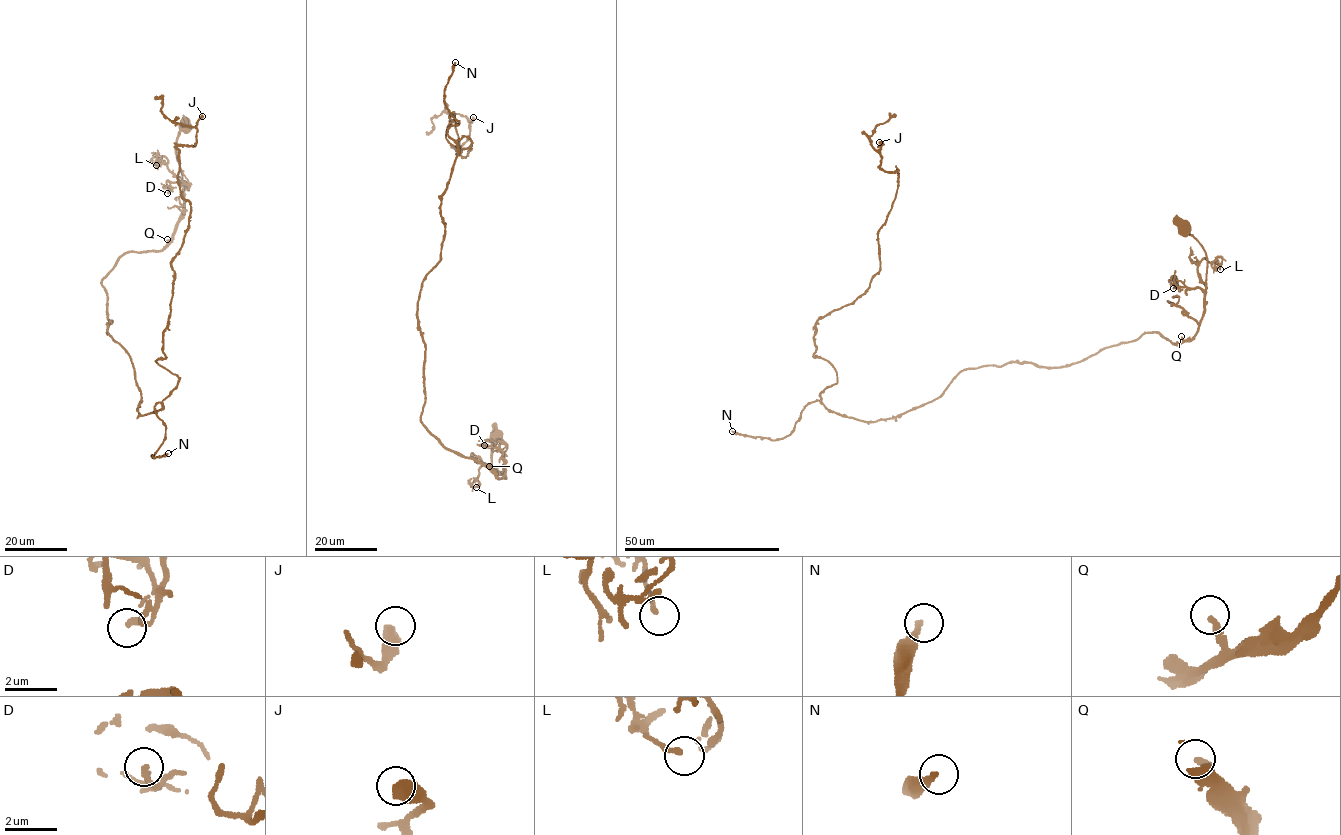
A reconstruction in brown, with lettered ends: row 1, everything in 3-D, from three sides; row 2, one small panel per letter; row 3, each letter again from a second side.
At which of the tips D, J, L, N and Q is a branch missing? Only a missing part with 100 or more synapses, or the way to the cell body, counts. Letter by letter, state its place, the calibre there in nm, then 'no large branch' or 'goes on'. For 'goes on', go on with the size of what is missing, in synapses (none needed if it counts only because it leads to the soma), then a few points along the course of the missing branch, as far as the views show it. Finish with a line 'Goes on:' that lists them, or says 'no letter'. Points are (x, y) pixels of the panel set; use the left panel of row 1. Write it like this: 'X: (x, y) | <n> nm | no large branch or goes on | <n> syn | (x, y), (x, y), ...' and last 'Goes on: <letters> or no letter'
D: (167, 193) | 200 nm | no large branch
J: (202, 116) | 550 nm | no large branch
L: (156, 165) | 180 nm | no large branch
N: (168, 453) | 280 nm | goes on | 120 syn
Q: (167, 239) | 240 nm | no large branch
Goes on: N

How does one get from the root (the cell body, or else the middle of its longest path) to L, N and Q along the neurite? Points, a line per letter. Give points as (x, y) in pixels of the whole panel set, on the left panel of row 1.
L: (184, 124), (176, 146), (181, 180), (169, 170), (165, 157), (152, 159), (156, 165)
N: (184, 124), (175, 233), (161, 249), (120, 256), (101, 284), (138, 412), (163, 405), (152, 457), (168, 453)
Q: (184, 124), (177, 137), (176, 151), (184, 207), (175, 233), (169, 243), (167, 239)

